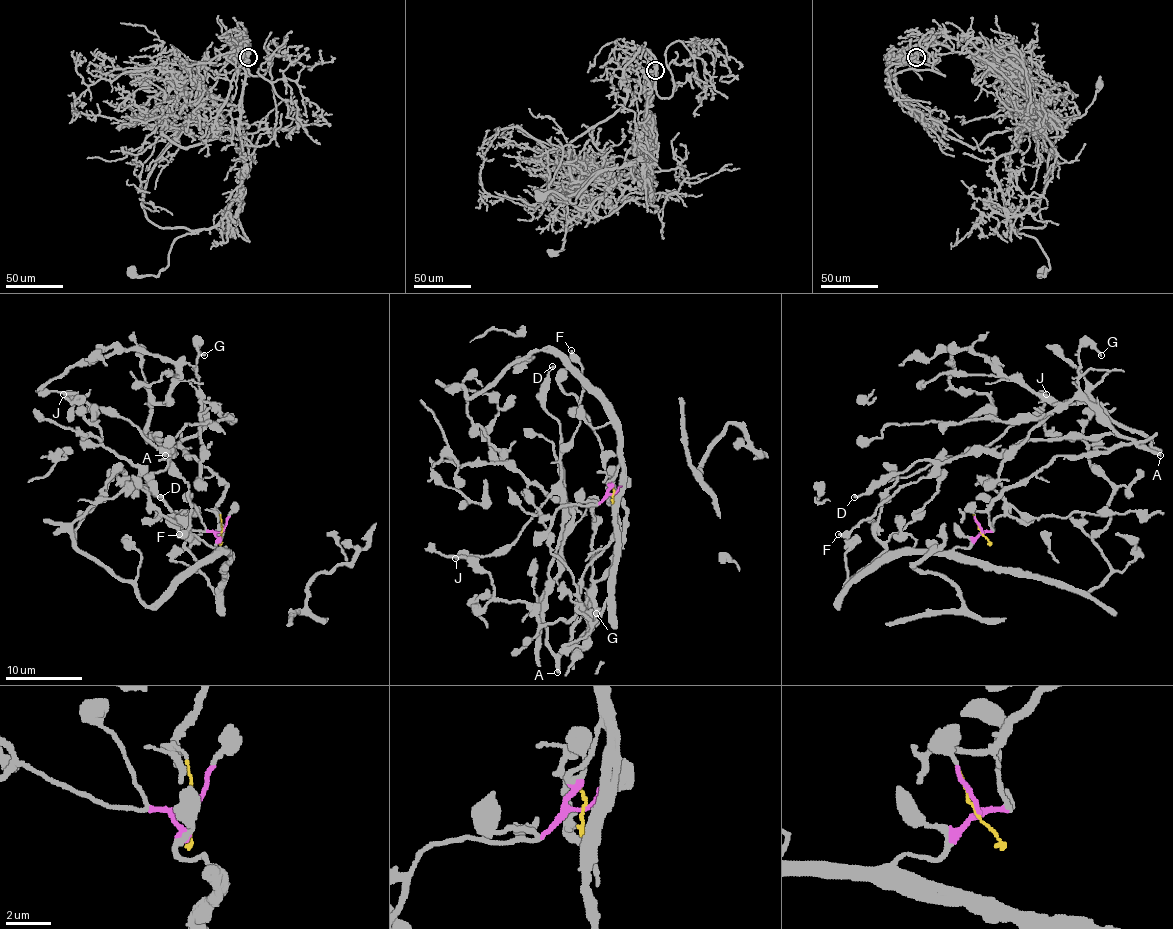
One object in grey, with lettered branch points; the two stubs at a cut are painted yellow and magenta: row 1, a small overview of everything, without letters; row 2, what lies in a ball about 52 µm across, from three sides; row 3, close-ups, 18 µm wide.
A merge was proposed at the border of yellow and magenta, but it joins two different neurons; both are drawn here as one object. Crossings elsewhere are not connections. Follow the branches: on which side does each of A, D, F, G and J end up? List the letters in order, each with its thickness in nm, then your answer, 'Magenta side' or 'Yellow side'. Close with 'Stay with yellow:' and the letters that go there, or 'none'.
A: Thickness 400 nm. Yellow side
D: Thickness 160 nm. Yellow side
F: Thickness 440 nm. Yellow side
G: Thickness 180 nm. Yellow side
J: Thickness 550 nm. Yellow side
Stay with yellow: A, D, F, G, J

